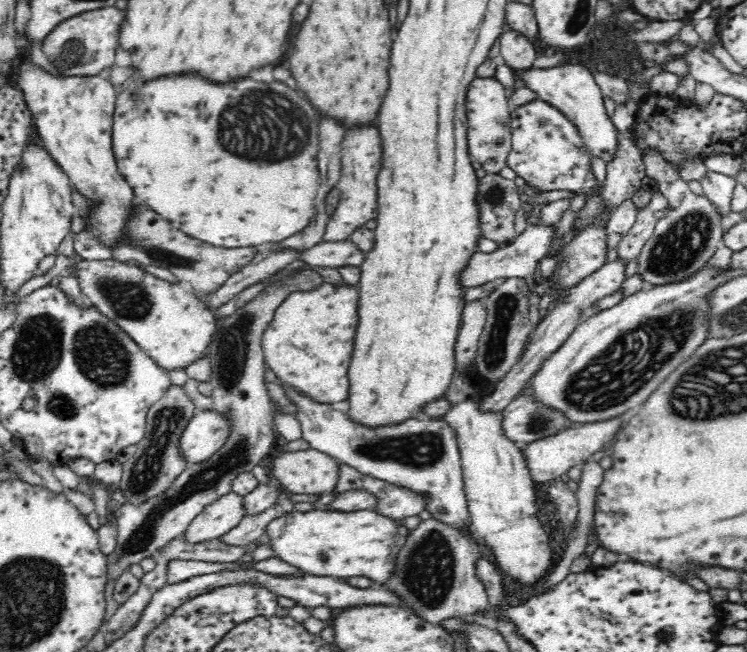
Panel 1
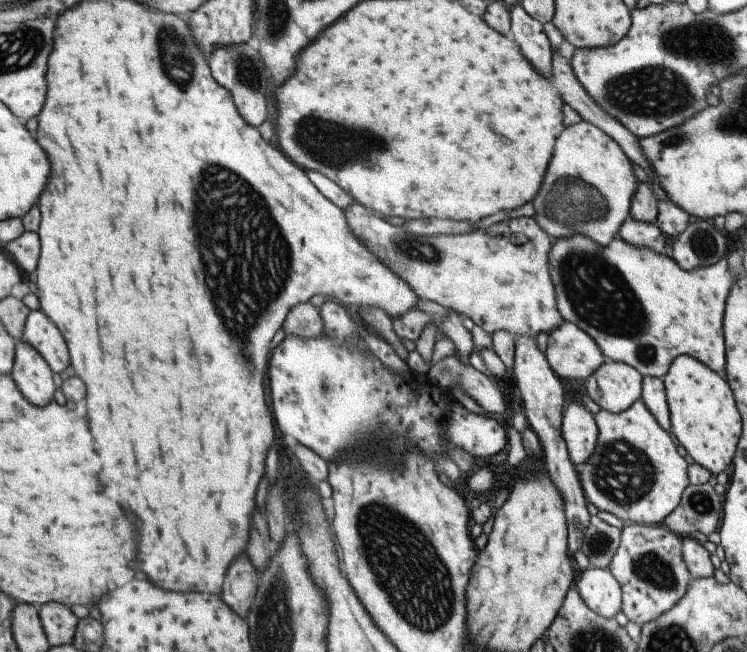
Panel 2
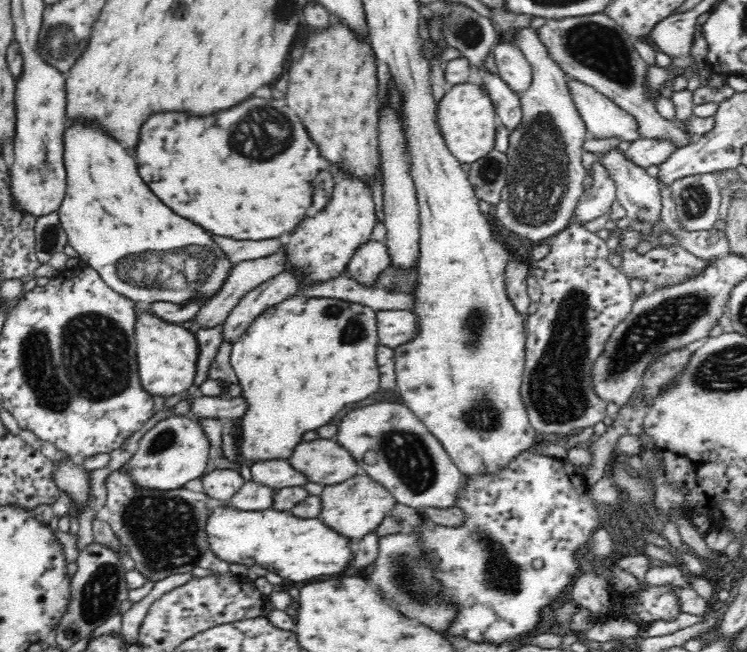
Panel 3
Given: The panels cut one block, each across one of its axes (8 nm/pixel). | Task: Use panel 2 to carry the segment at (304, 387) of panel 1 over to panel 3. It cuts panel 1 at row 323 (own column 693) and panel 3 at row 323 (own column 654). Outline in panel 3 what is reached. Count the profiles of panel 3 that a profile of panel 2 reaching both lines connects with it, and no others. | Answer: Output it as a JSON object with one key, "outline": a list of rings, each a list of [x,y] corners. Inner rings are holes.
{"outline":[[[292,296],[286,298],[286,300],[282,300],[276,306],[267,308],[258,318],[255,318],[254,322],[249,324],[249,327],[235,341],[230,356],[231,366],[240,381],[240,387],[244,391],[242,398],[246,399],[246,403],[250,405],[246,416],[239,420],[242,438],[238,445],[240,447],[240,459],[244,465],[256,463],[260,460],[289,460],[294,448],[303,440],[301,436],[304,432],[310,432],[310,430],[316,430],[321,426],[329,424],[329,421],[345,405],[360,402],[370,395],[376,394],[380,383],[380,372],[376,363],[376,350],[378,350],[378,345],[380,344],[377,332],[377,314],[373,308],[337,298]]]}

